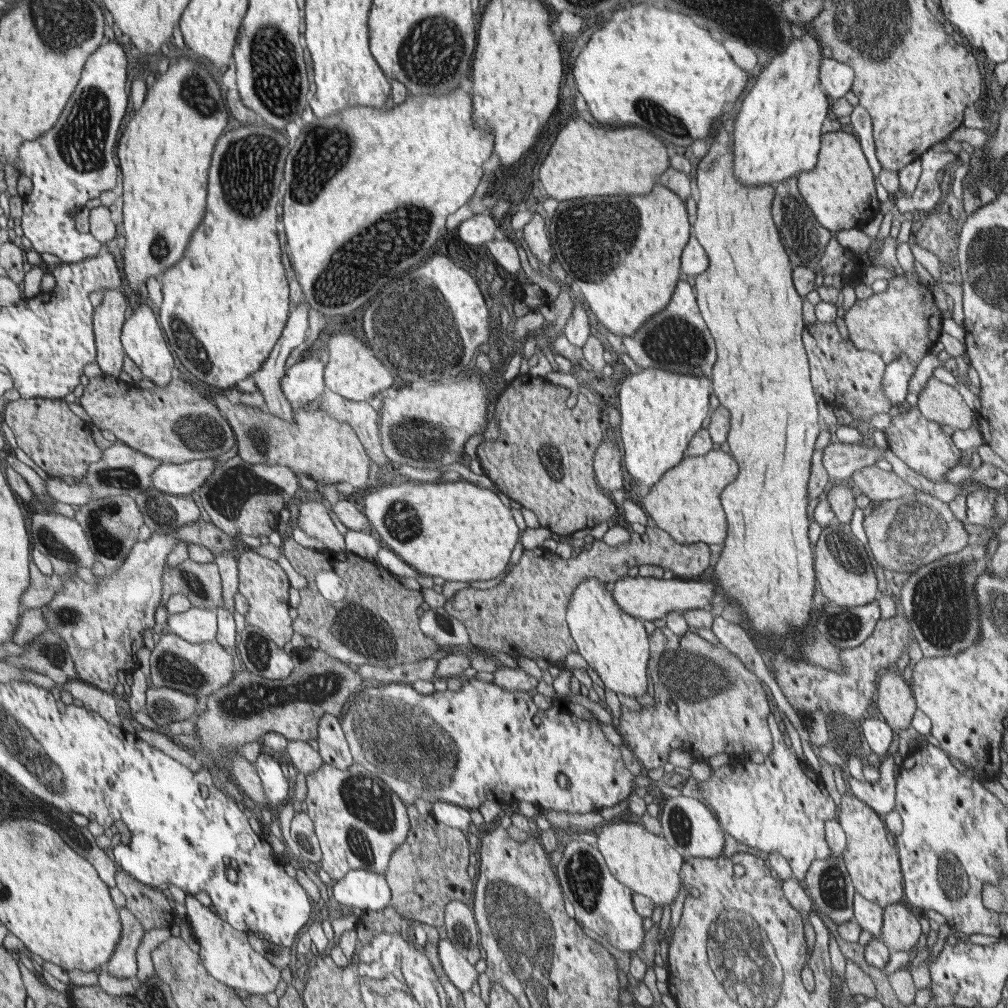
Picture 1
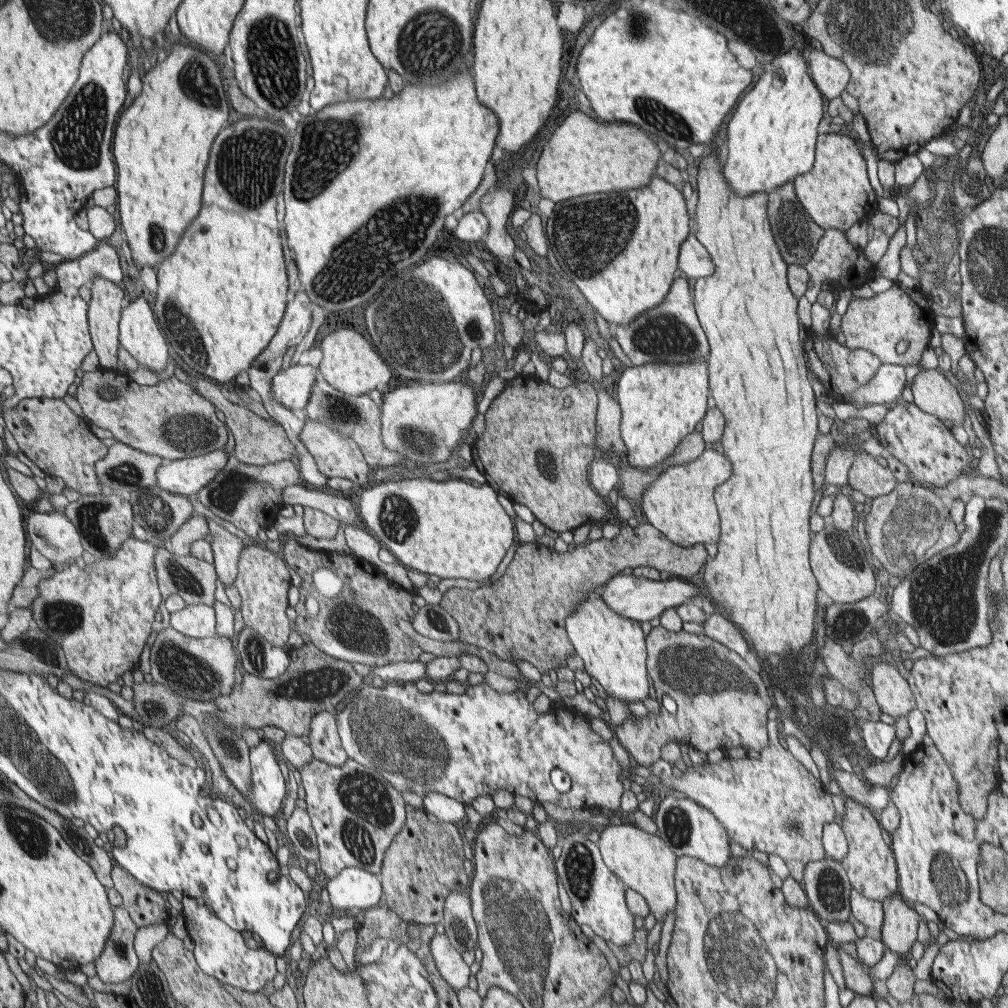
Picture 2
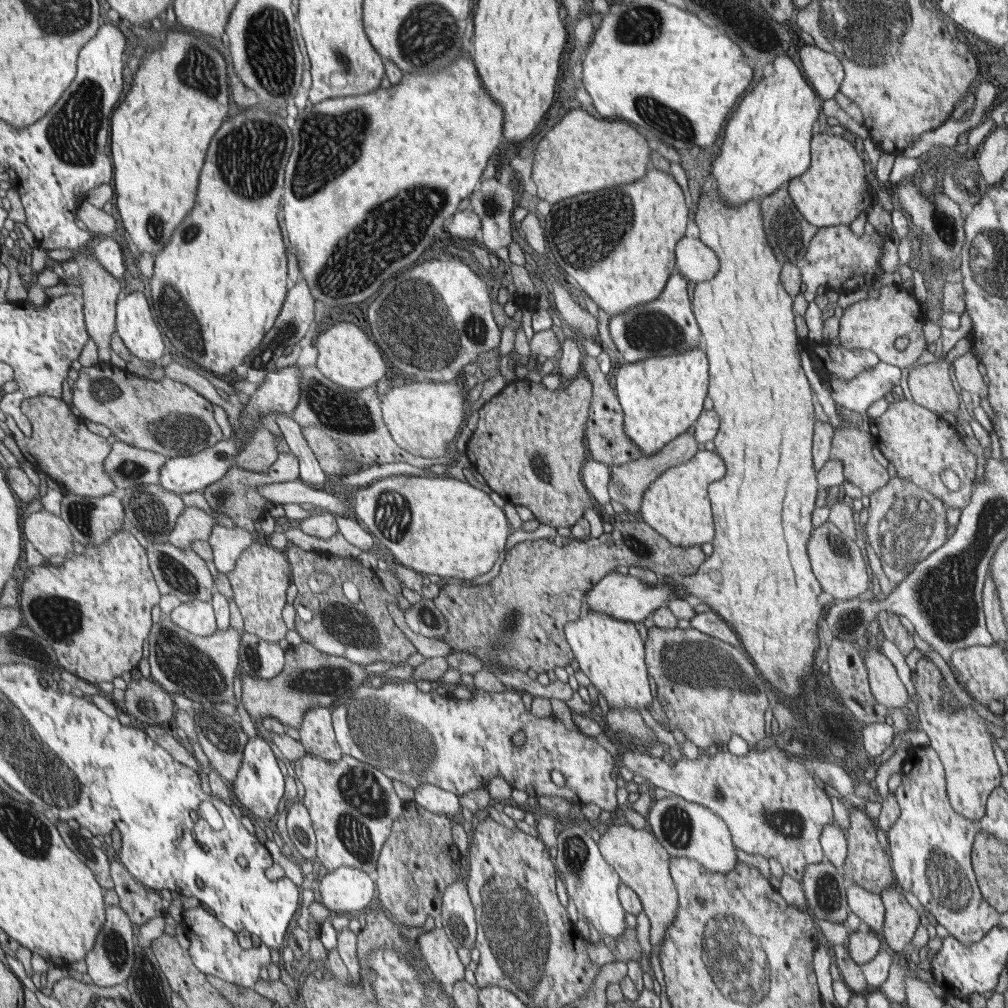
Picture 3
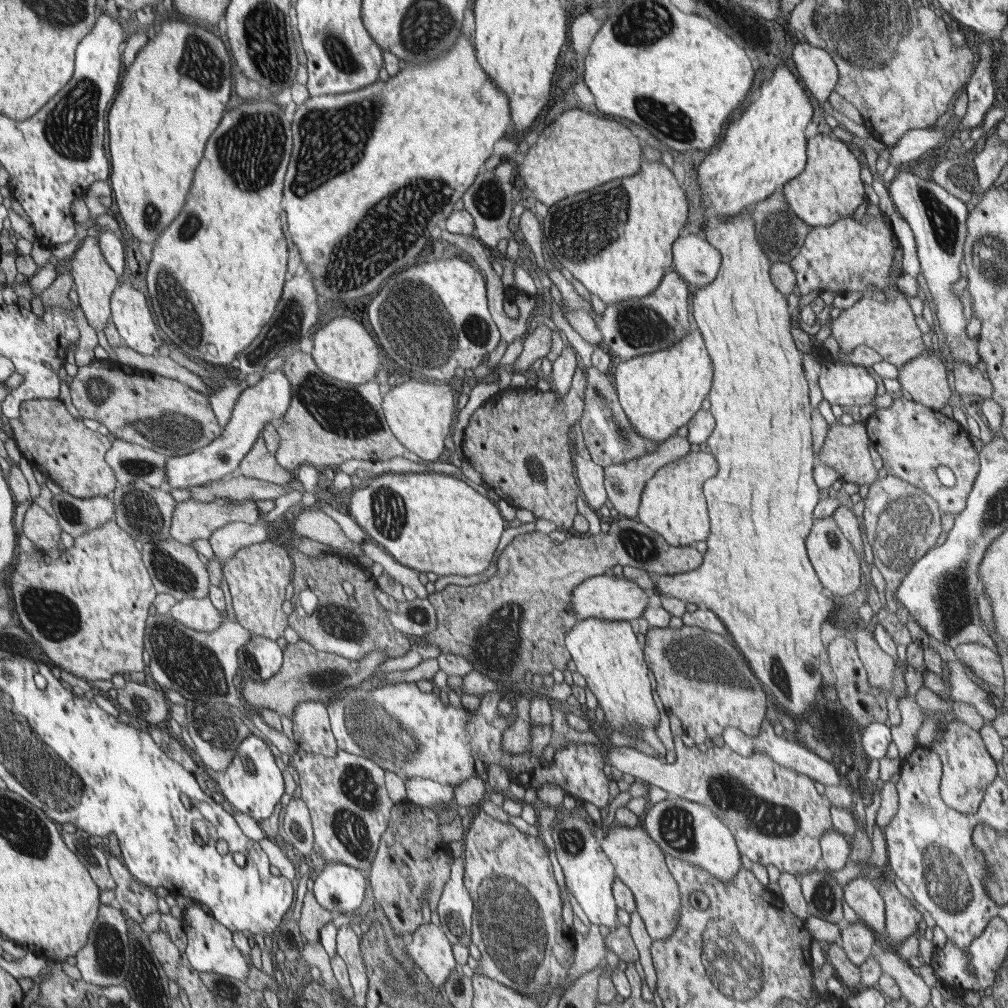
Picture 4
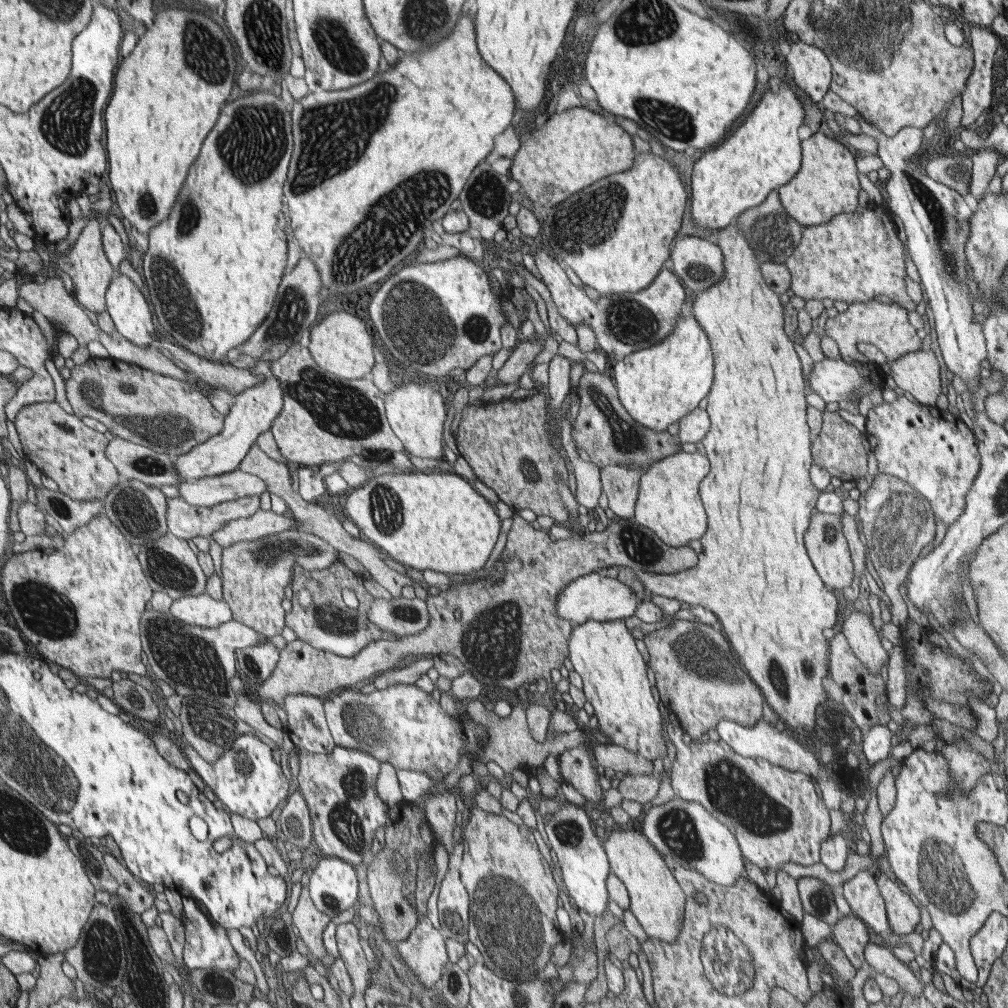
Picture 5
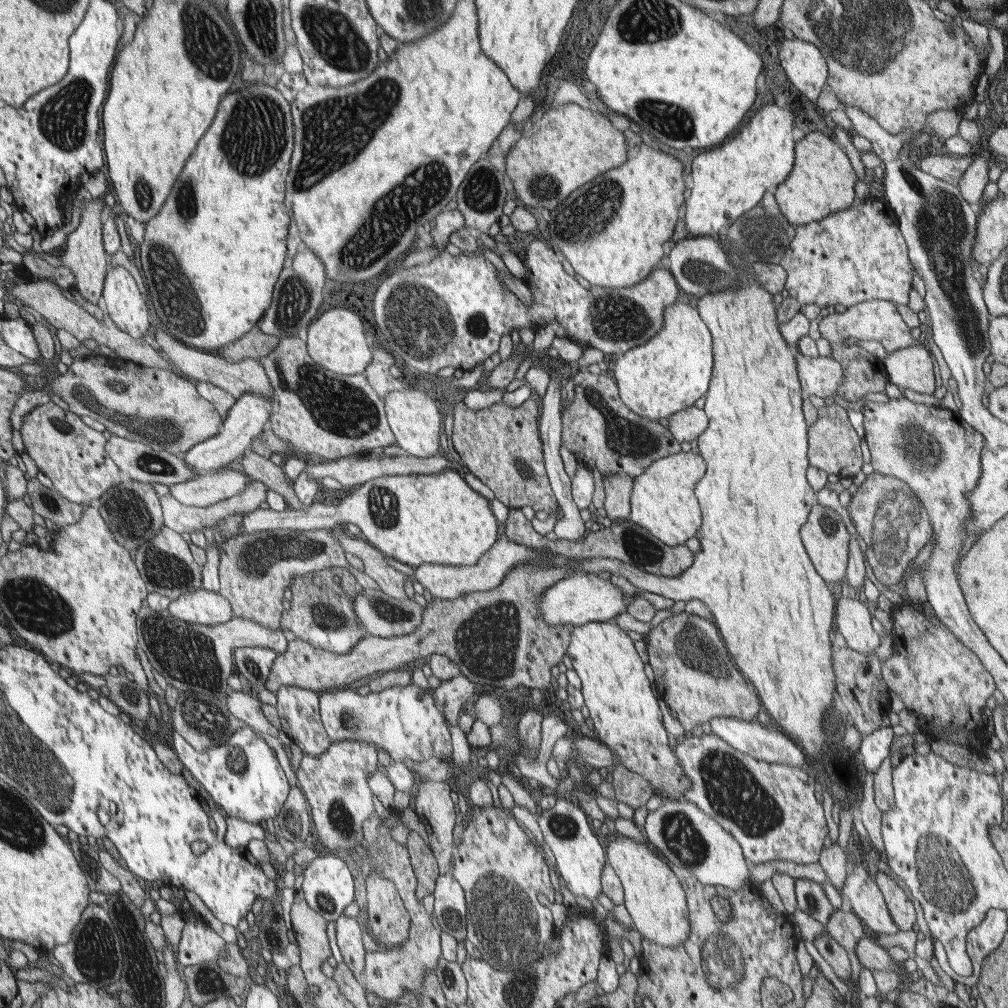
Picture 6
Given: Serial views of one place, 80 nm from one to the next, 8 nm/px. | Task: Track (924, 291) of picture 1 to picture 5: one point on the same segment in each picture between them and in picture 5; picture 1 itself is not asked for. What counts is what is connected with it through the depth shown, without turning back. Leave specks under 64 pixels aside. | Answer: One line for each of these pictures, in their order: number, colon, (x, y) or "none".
2: (900, 314)
3: (874, 324)
4: (889, 327)
5: (886, 326)

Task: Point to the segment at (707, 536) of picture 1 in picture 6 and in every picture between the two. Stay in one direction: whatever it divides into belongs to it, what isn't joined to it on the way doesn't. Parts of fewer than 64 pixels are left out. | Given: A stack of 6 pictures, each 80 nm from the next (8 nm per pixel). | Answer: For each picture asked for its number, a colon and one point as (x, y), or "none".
2: (680, 502)
3: (677, 504)
4: (673, 503)
5: (669, 503)
6: (663, 501)

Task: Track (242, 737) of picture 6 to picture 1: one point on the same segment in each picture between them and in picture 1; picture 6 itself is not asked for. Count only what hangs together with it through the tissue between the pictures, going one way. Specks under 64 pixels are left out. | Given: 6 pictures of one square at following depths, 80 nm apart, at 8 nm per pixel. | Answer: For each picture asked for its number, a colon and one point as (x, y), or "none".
1: (276, 785)
2: (267, 792)
3: (259, 786)
4: (253, 784)
5: (246, 779)

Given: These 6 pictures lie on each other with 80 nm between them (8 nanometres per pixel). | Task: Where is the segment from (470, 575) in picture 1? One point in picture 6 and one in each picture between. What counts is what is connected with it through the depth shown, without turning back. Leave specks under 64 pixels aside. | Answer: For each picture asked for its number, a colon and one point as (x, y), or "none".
2: (452, 530)
3: (436, 526)
4: (433, 523)
5: (439, 522)
6: (438, 519)

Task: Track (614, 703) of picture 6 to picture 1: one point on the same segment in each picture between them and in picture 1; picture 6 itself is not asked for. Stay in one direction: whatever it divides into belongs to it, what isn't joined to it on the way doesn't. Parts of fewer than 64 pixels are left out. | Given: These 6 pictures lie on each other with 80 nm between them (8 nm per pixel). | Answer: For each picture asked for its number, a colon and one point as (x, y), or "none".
1: (615, 644)
2: (612, 646)
3: (610, 652)
4: (607, 654)
5: (614, 676)

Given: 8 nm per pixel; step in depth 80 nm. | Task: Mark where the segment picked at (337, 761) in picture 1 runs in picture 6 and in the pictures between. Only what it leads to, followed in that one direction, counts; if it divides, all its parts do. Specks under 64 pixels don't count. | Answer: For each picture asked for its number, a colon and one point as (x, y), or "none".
2: (325, 741)
3: (317, 735)
4: (312, 732)
5: (307, 729)
6: (298, 708)

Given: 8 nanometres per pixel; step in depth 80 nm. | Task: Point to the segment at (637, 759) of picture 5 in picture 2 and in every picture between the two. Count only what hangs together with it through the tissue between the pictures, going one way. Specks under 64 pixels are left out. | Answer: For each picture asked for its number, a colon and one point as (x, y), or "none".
2: (774, 805)
3: (771, 803)
4: (777, 816)

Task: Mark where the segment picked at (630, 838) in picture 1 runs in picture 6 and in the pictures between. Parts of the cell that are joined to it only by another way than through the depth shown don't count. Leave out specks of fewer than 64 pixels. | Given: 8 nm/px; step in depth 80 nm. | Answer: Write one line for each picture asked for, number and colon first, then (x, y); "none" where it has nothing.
2: (644, 862)
3: (641, 860)
4: (640, 864)
5: (657, 900)
6: (655, 898)

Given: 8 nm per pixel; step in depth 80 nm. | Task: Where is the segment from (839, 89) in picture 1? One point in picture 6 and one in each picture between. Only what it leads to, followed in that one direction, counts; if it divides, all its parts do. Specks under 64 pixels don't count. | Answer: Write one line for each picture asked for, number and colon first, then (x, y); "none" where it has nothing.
2: (831, 75)
3: (825, 73)
4: (816, 68)
5: (812, 71)
6: (805, 65)

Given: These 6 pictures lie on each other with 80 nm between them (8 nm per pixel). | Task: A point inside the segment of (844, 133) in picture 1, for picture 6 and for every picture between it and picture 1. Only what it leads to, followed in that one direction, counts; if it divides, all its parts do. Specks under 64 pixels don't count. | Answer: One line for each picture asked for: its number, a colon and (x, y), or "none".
2: (836, 193)
3: (834, 190)
4: (829, 188)
5: (826, 185)
6: (822, 182)

